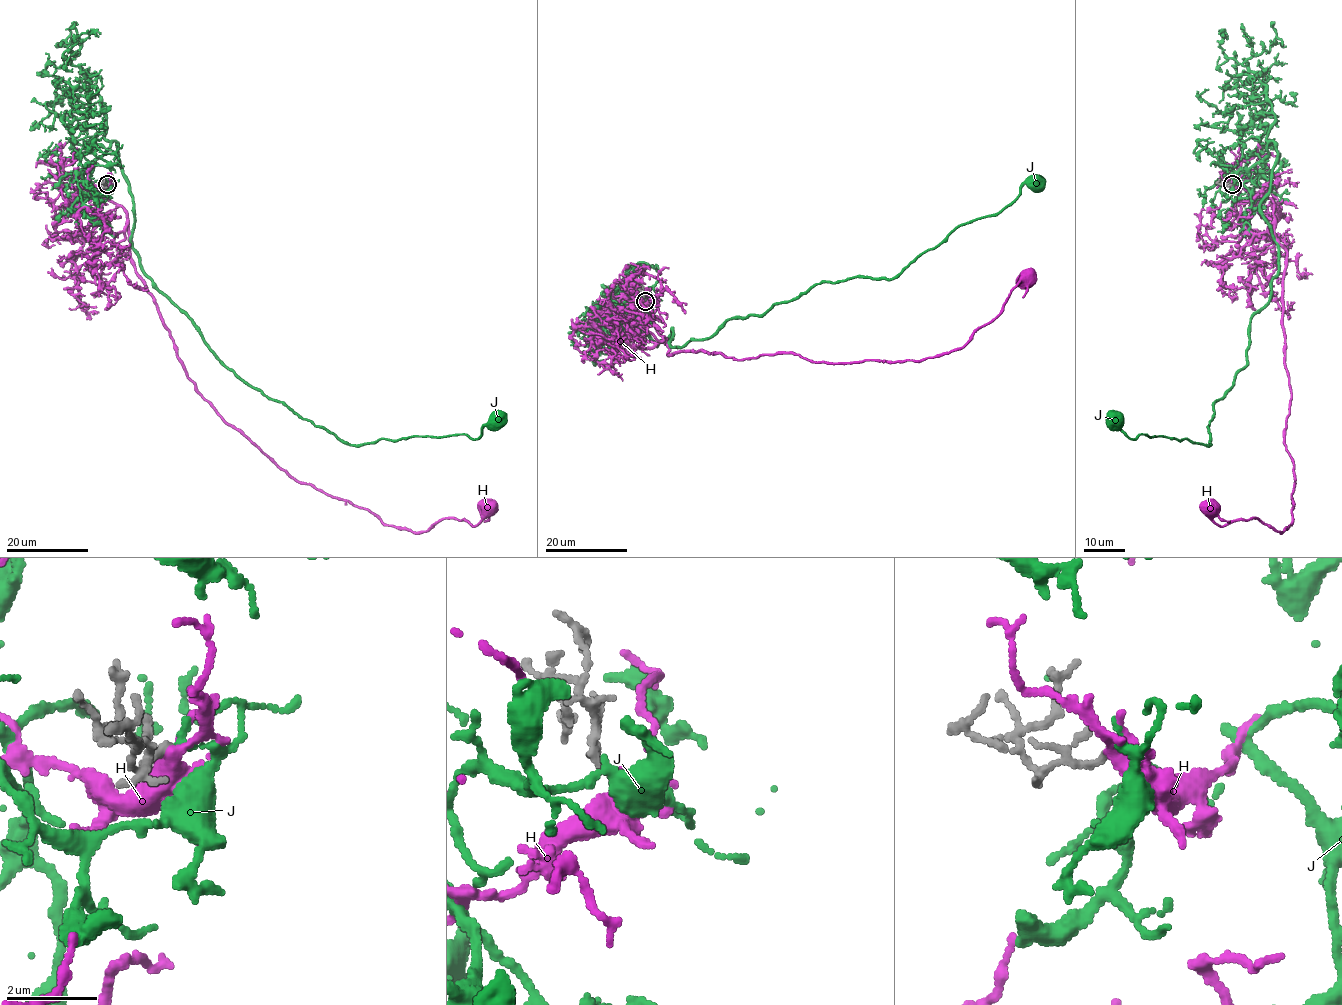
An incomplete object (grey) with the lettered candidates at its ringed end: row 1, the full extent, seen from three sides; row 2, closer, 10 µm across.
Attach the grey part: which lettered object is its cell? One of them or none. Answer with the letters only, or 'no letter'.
no letter

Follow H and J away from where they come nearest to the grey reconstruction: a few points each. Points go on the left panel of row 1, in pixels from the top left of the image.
H: (107, 184), (87, 189), (126, 213), (136, 274), (227, 423), (389, 526), (476, 526), (487, 510)
J: (107, 184), (96, 192), (81, 174), (114, 141), (139, 266), (266, 396), (357, 445), (477, 439), (495, 421)

